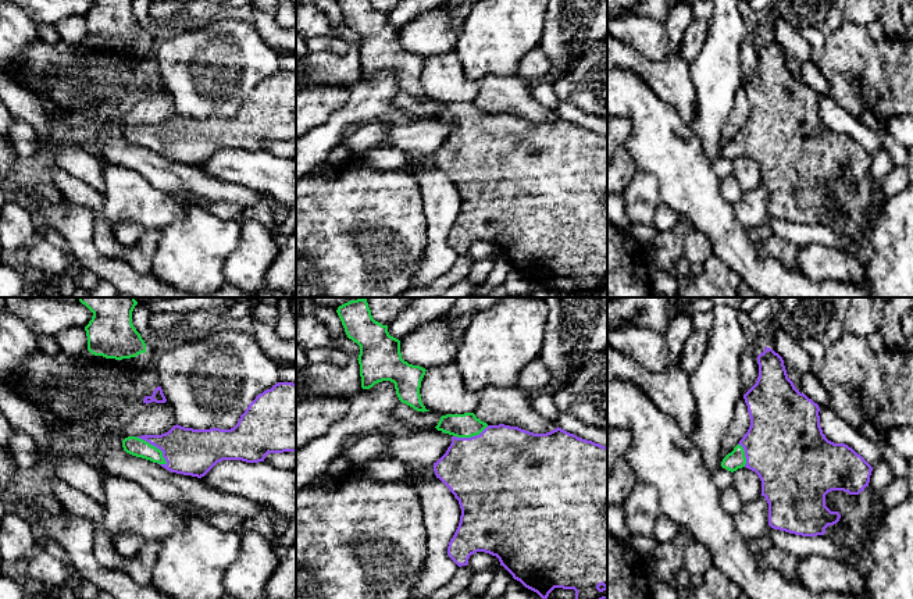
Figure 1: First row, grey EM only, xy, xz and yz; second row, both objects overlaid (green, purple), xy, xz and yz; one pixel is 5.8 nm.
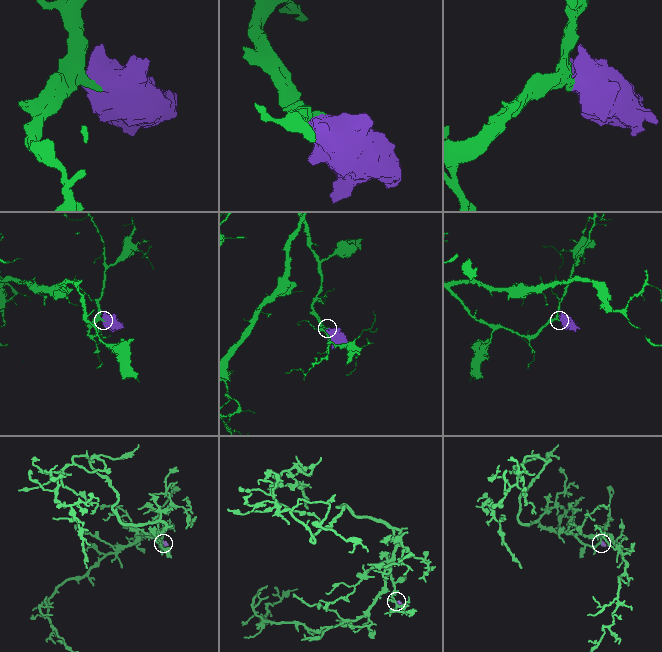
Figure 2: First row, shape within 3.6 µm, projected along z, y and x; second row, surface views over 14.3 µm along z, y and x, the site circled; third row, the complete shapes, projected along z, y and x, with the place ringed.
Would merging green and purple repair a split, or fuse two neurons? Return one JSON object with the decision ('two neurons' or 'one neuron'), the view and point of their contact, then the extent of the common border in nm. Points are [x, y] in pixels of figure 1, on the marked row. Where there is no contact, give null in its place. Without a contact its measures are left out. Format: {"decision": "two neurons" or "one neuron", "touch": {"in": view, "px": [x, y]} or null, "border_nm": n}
{"decision": "one neuron", "touch": {"in": "xy", "px": [154, 446]}, "border_nm": 240}

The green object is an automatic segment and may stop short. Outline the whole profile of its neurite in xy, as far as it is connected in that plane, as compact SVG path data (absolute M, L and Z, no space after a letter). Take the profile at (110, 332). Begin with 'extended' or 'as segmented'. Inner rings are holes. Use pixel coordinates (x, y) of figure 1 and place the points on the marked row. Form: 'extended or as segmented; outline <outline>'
as segmented; outline M79 297L93 317L85 327L88 350L106 359L131 359L146 353L146 343L132 324L135 297Z

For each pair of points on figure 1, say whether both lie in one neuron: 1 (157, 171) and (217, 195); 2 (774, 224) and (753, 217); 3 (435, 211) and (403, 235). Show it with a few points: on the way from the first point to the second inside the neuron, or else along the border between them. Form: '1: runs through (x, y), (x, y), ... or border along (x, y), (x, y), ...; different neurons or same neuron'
1: runs through (173, 175), (189, 177), (202, 184); same neuron
2: border along (769, 214), (763, 223); different neurons
3: border along (418, 186), (425, 217), (425, 252); different neurons

